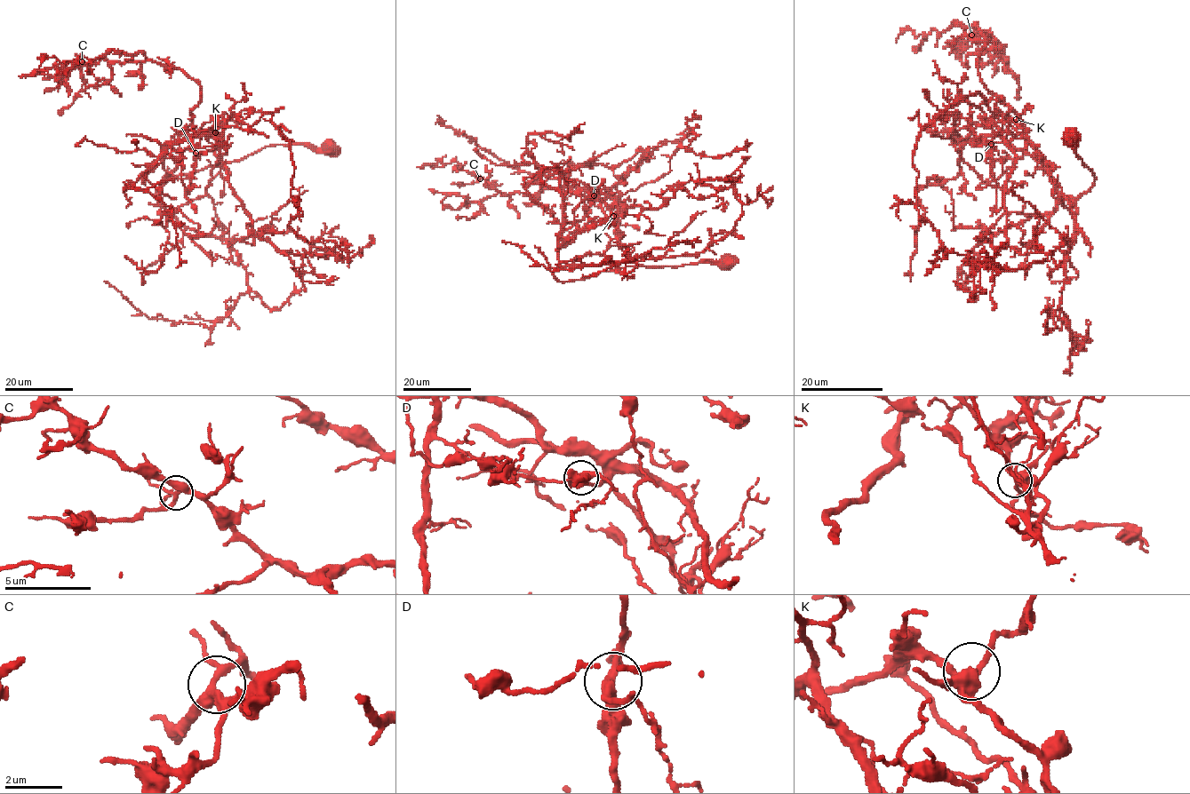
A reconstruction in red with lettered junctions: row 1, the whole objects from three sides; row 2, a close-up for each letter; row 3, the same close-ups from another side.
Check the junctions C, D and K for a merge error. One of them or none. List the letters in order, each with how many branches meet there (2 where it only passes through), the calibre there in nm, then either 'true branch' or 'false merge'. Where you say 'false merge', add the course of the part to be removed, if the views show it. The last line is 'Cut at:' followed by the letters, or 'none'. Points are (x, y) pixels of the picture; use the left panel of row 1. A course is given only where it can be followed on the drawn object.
C: 4 | 280 nm | true branch
D: 4 | 320 nm | false merge | (195, 153), (243, 111), (269, 112), (290, 143), (299, 212), (289, 226), (310, 242), (335, 243), (348, 263)
K: 4 | 400 nm | true branch
Cut at: D

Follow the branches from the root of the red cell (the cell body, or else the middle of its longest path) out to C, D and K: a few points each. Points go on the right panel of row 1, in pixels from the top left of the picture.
C: (1070, 138), (1095, 177), (1076, 199), (1060, 193), (1021, 118), (984, 84), (978, 59), (991, 34), (971, 35)
D: (1070, 138), (1076, 135), (1075, 154), (1095, 177), (1076, 199), (1064, 197), (1030, 155), (982, 137), (992, 144)
K: (1070, 138), (1068, 132), (1076, 135), (1075, 154), (1095, 177), (1075, 201), (1074, 217), (1016, 119)

